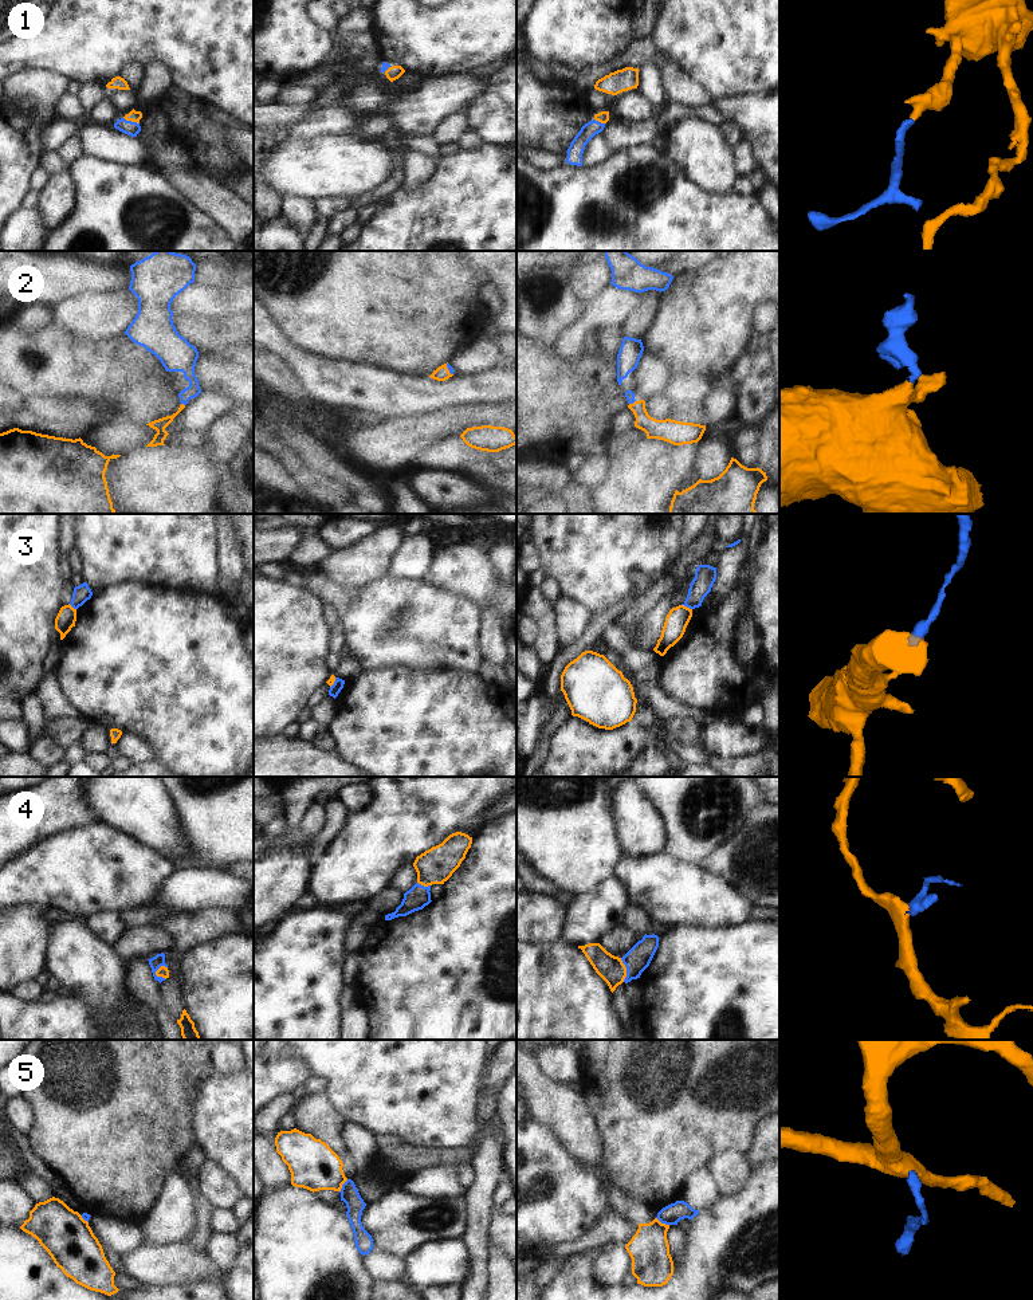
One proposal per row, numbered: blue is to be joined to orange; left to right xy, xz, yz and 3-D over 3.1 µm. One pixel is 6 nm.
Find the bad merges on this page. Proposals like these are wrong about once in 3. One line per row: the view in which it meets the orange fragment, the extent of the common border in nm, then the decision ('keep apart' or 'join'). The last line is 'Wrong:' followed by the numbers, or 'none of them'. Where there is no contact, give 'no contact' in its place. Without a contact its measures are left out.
1: contact in xy; length 110 nm; join
2: contact in xy; length 30 nm; join
3: contact in yz; length 70 nm; keep apart
4: contact in xy; length 90 nm; join
5: contact in yz; length 90 nm; keep apart
Wrong: 3, 5

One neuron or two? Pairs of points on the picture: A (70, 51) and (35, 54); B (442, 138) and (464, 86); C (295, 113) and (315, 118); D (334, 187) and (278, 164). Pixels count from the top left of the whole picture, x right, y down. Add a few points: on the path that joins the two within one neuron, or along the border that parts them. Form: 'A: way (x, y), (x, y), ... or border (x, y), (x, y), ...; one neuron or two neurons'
A: way (62, 51), (43, 51); one neuron
B: border (462, 112), (447, 116), (431, 136); two neurons
C: border (318, 109), (307, 113), (290, 129); two neurons
D: way (321, 173), (315, 168), (291, 168); one neuron

